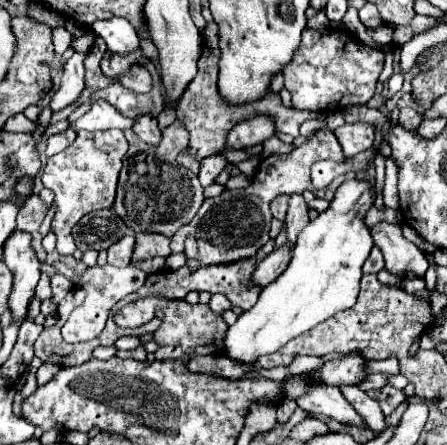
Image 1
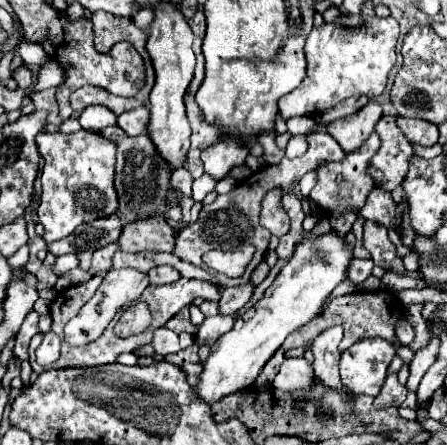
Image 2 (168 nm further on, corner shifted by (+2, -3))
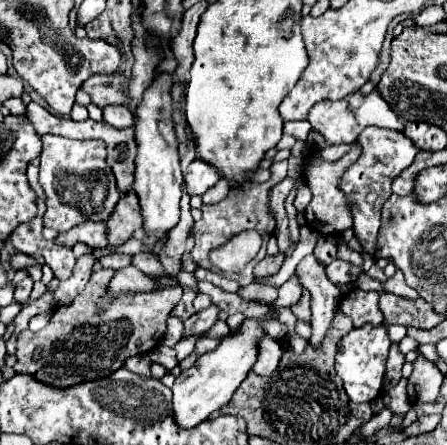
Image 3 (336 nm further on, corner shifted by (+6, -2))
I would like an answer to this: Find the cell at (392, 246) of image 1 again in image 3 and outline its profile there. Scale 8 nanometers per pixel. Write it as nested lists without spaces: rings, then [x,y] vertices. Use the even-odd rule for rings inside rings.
[[[368,127],[366,131],[362,131],[356,143],[362,147],[362,155],[358,157],[356,163],[352,163],[344,171],[338,187],[348,199],[348,207],[354,217],[354,233],[358,235],[358,241],[366,251],[366,247],[374,247],[374,239],[378,235],[378,225],[380,225],[380,209],[392,195],[390,187],[394,177],[406,167],[410,167],[418,149],[410,139],[406,139],[404,133],[386,131],[378,127]]]

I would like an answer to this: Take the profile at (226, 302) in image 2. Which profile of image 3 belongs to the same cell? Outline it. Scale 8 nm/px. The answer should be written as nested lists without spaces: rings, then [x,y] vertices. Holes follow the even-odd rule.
[[[212,305],[204,311],[198,311],[194,313],[190,319],[184,321],[184,333],[182,333],[182,339],[188,339],[188,337],[200,337],[204,331],[208,331],[214,323],[216,323],[216,315],[218,315],[218,307]]]

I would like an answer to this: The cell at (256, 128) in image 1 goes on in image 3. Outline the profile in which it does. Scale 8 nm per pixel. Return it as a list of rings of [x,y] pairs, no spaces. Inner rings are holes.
[[[200,159],[192,161],[184,173],[184,185],[186,185],[188,197],[204,195],[216,181],[218,181],[218,175],[214,175],[214,169],[206,167],[206,163],[202,163]]]

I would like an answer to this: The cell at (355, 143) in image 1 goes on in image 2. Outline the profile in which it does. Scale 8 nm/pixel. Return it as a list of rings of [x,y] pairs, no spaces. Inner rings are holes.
[[[368,102],[356,114],[330,122],[326,126],[326,132],[348,154],[348,152],[358,150],[368,140],[368,136],[374,132],[380,118],[382,118],[382,106],[376,102]]]

